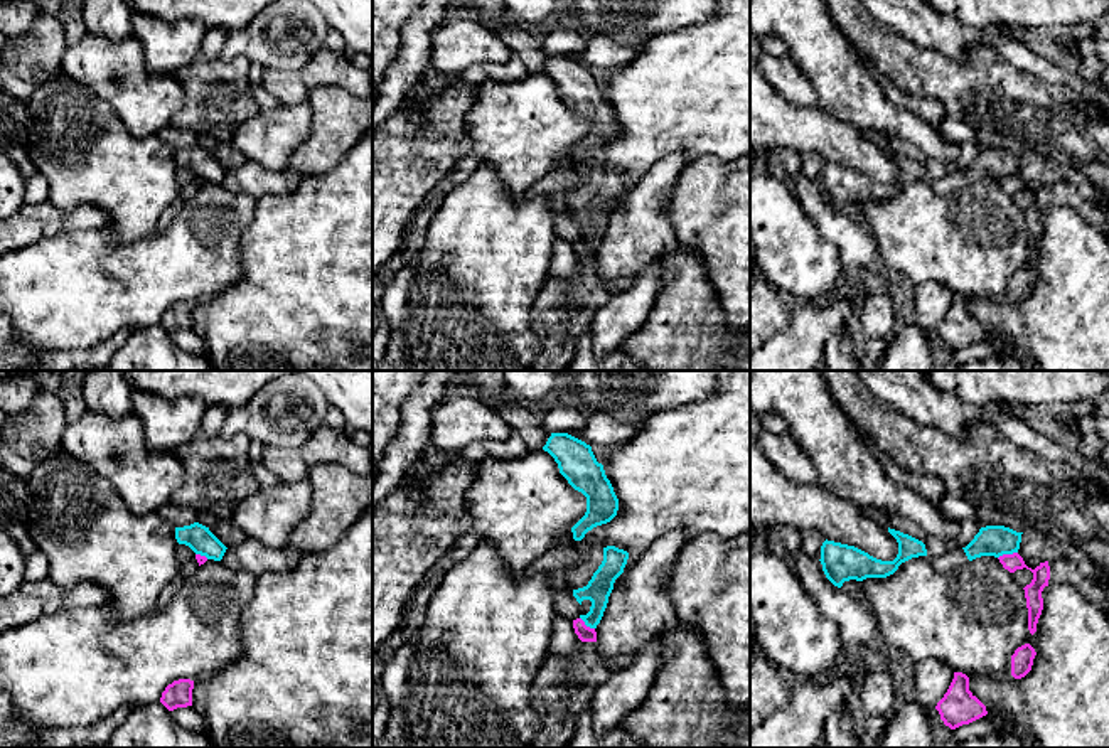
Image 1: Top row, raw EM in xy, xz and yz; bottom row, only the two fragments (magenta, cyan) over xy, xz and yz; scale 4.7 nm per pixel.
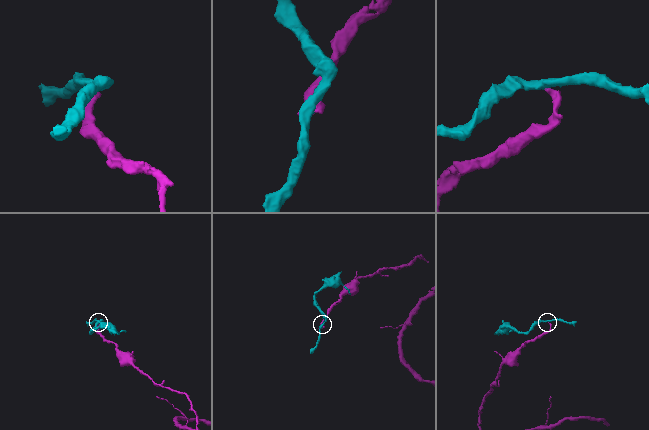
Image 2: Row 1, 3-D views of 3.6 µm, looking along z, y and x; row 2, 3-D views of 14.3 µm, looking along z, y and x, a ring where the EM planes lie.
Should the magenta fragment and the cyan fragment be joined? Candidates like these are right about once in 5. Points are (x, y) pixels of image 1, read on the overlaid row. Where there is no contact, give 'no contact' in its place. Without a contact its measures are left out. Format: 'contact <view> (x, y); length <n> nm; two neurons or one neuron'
contact yz (1007, 555); length 100 nm; two neurons

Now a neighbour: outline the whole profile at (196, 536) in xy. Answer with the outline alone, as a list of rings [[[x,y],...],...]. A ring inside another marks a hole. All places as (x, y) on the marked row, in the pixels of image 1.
[[[194,522],[190,526],[175,527],[175,539],[179,544],[189,546],[196,554],[207,559],[221,561],[226,546],[209,531],[209,527]]]

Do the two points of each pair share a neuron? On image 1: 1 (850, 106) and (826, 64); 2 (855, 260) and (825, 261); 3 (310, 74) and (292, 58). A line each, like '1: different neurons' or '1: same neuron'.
1: same neuron
2: different neurons
3: different neurons

